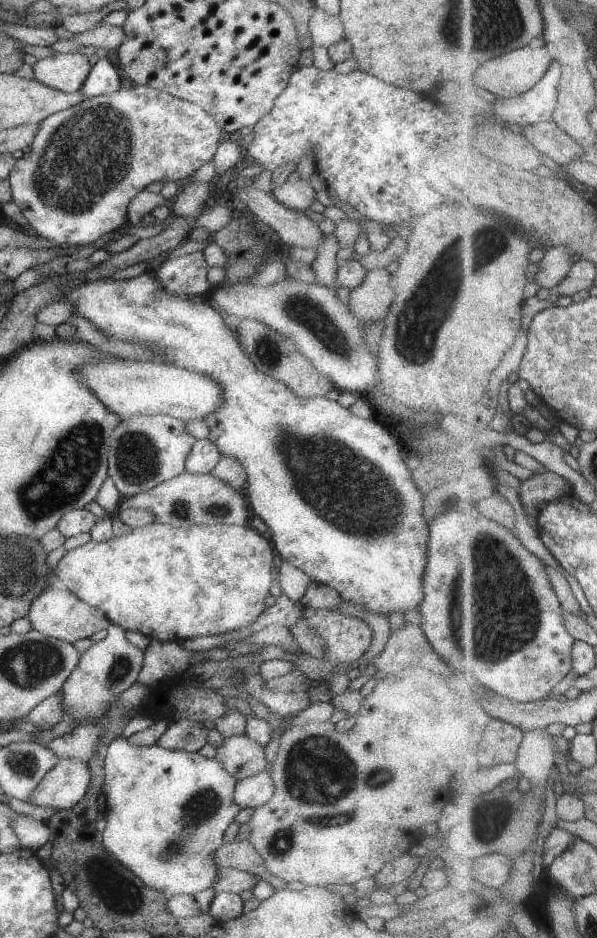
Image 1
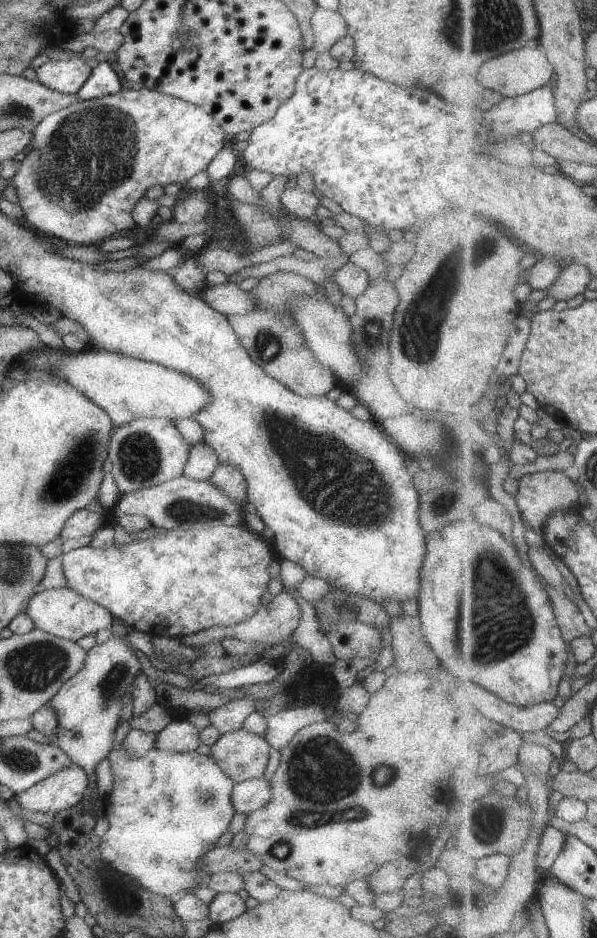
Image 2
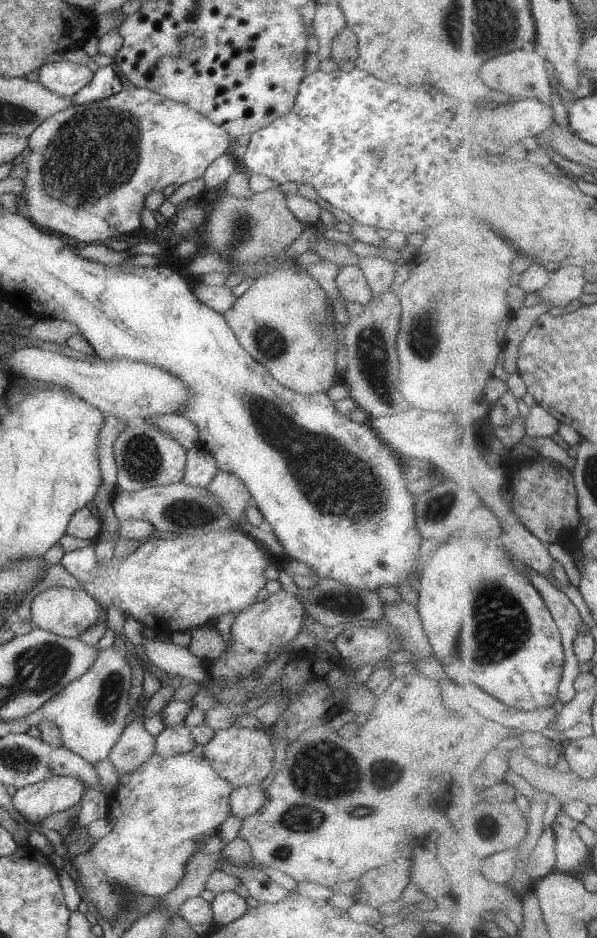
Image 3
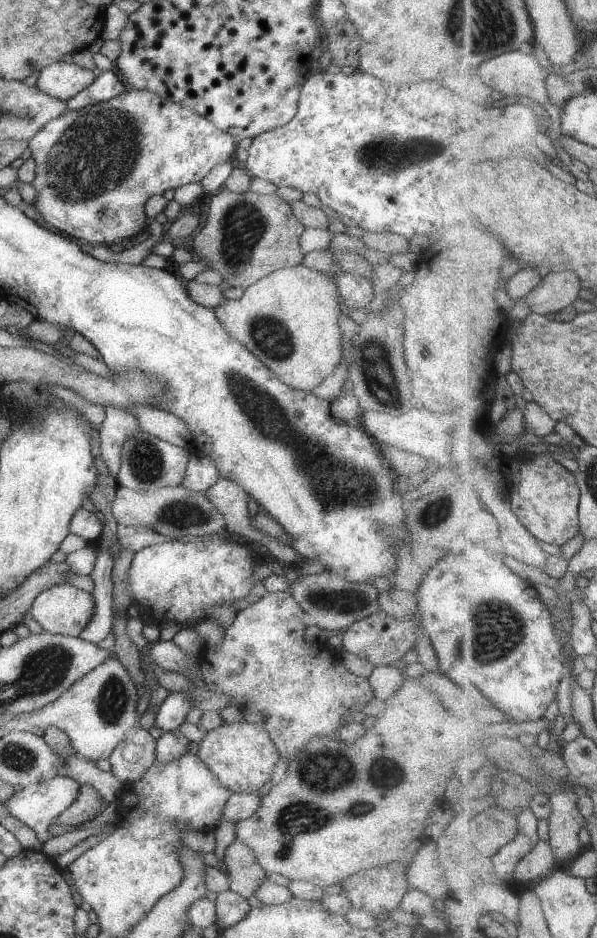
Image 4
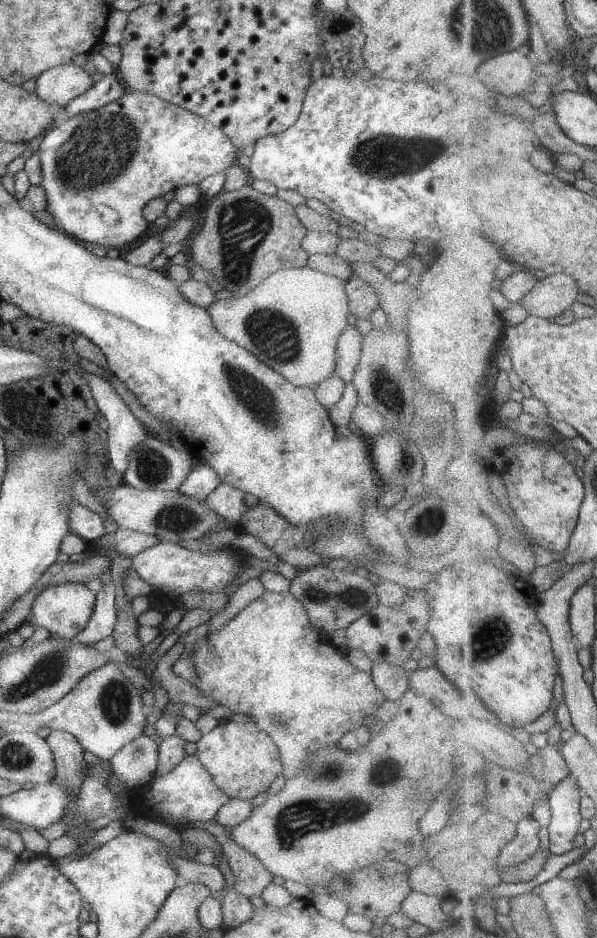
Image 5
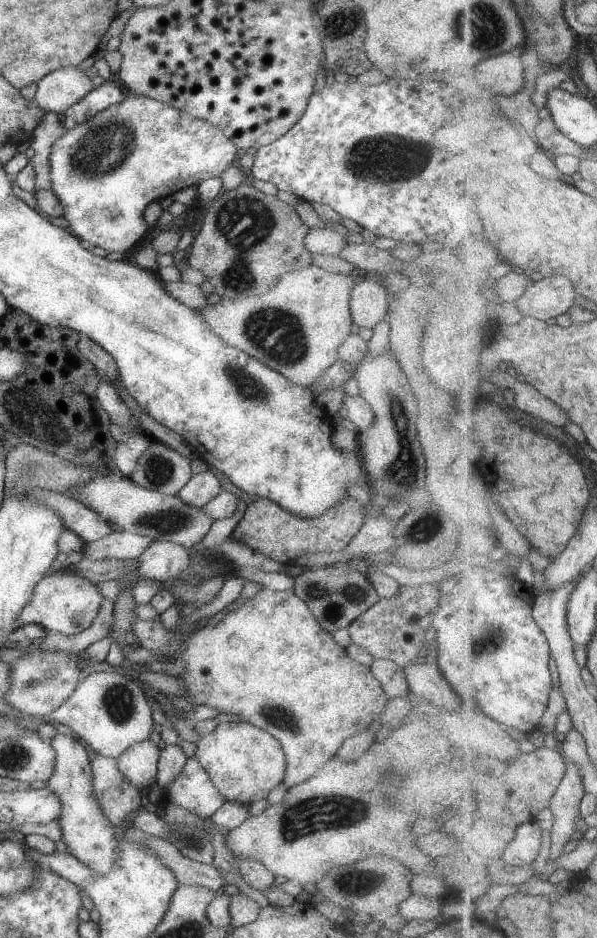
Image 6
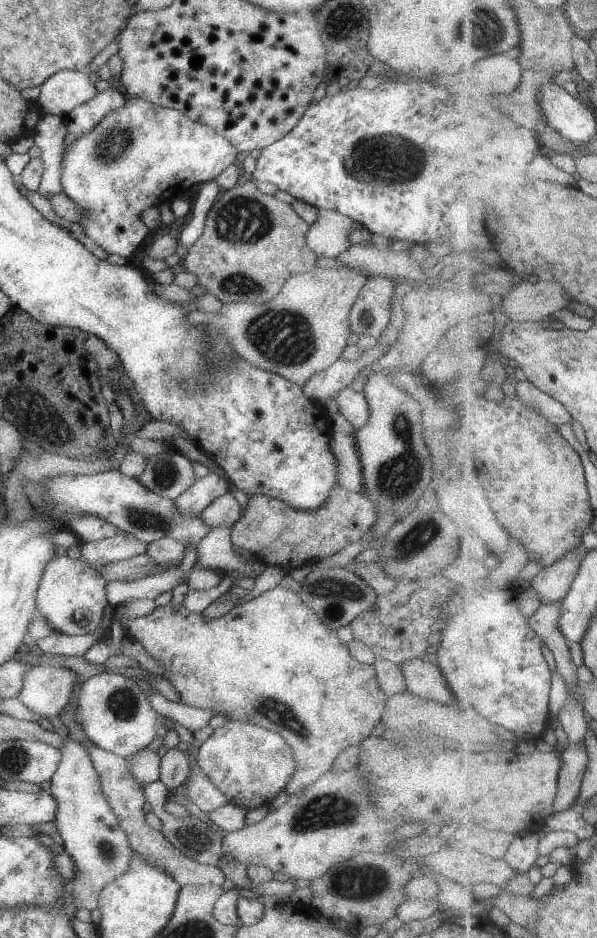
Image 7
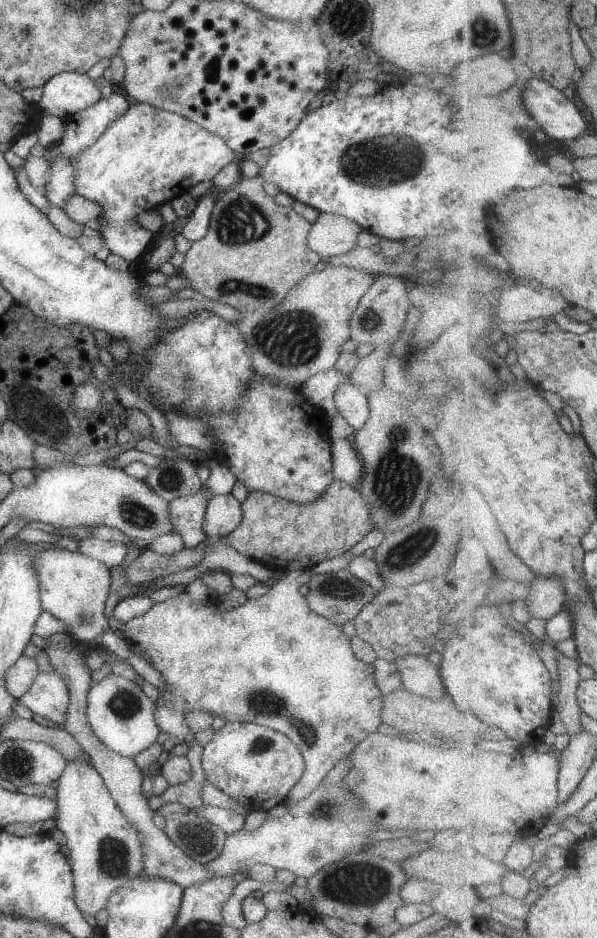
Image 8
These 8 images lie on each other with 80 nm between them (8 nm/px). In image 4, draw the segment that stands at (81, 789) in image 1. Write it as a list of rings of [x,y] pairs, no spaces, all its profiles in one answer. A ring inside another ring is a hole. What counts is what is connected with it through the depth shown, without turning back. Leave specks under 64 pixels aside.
[[[53,777],[46,781],[25,785],[22,790],[14,792],[5,802],[5,810],[18,821],[26,824],[42,844],[49,835],[47,828],[77,798],[80,784],[69,777]]]

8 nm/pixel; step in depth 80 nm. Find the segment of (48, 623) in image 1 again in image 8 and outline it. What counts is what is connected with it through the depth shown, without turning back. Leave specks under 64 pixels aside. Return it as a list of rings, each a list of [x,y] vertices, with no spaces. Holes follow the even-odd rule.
[[[52,546],[42,547],[34,560],[42,610],[67,624],[65,632],[75,644],[101,644],[101,636],[110,630],[107,617],[103,615],[105,598],[109,592],[109,568],[79,551],[71,552]]]

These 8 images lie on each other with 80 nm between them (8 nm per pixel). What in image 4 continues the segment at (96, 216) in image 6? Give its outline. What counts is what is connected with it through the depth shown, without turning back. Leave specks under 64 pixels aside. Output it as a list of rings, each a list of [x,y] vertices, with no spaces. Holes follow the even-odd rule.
[[[132,89],[121,92],[117,96],[109,100],[89,105],[79,111],[69,111],[60,114],[53,120],[47,121],[29,140],[28,148],[31,151],[30,157],[35,163],[35,176],[30,182],[36,190],[36,198],[33,206],[39,214],[39,218],[55,228],[57,232],[65,232],[66,236],[71,238],[79,238],[83,242],[89,242],[93,245],[113,244],[123,240],[123,238],[131,238],[144,228],[146,228],[146,214],[144,213],[144,204],[147,198],[153,195],[162,195],[165,190],[175,190],[181,185],[187,183],[198,183],[205,174],[207,174],[215,165],[220,165],[225,161],[233,161],[233,148],[236,147],[234,140],[222,130],[219,130],[212,122],[205,117],[199,117],[191,109],[177,103],[166,101],[164,98],[158,97],[155,93],[149,91]]]

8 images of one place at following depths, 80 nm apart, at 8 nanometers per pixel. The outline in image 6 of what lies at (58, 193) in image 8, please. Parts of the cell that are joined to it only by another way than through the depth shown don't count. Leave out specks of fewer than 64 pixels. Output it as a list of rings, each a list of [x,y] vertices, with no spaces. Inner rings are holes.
[[[46,112],[38,120],[37,126],[34,126],[33,134],[28,139],[29,146],[33,149],[33,157],[29,160],[34,167],[34,186],[37,191],[49,190],[51,188],[49,153],[52,144],[62,135],[67,128],[60,123],[57,113]]]

